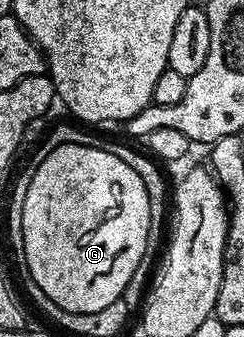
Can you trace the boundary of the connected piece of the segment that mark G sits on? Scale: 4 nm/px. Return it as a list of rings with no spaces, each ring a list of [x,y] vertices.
[[[80,143],[61,145],[60,148],[53,149],[44,160],[39,161],[37,171],[33,173],[33,181],[30,182],[29,191],[25,196],[21,251],[27,258],[27,271],[31,274],[30,282],[43,289],[50,300],[55,301],[61,309],[65,309],[69,313],[78,315],[97,313],[97,309],[106,309],[113,301],[123,298],[133,273],[148,258],[147,242],[151,239],[151,230],[153,230],[153,224],[149,213],[149,193],[145,189],[145,181],[141,181],[141,177],[137,177],[136,171],[129,169],[129,165],[125,165],[125,161],[121,161],[121,157],[109,153],[106,146],[90,147]]]

